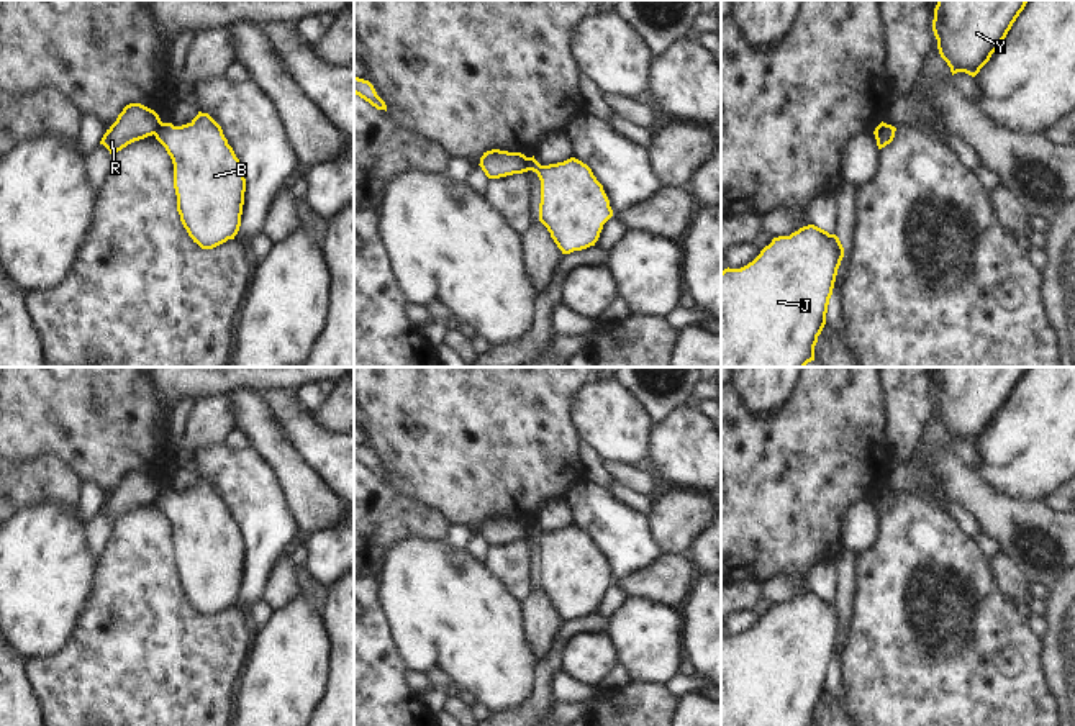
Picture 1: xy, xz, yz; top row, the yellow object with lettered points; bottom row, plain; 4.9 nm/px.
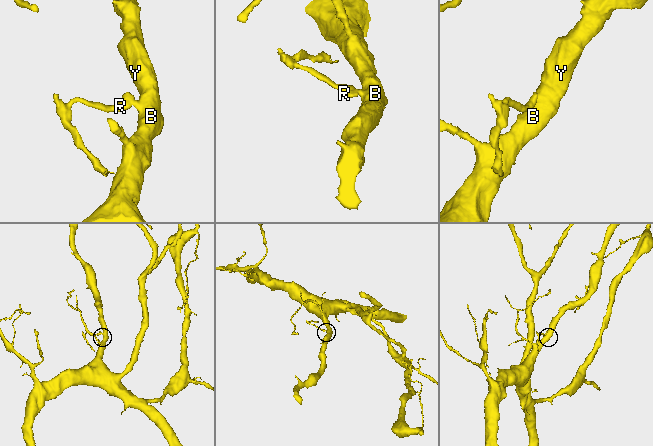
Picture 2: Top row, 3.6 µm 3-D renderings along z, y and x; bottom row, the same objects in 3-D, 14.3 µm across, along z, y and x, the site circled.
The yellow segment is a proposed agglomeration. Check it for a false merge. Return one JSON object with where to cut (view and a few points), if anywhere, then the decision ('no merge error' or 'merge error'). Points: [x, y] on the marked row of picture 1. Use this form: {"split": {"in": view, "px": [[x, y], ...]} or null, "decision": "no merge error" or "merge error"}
{"split": {"in": "xz", "px": [[526, 158], [528, 169]]}, "decision": "merge error"}

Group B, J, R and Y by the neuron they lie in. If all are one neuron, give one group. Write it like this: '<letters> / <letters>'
B J Y / R

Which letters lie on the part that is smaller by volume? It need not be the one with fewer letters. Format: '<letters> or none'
R

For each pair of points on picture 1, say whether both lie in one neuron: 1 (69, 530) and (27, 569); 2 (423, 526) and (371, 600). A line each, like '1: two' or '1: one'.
1: one
2: two

